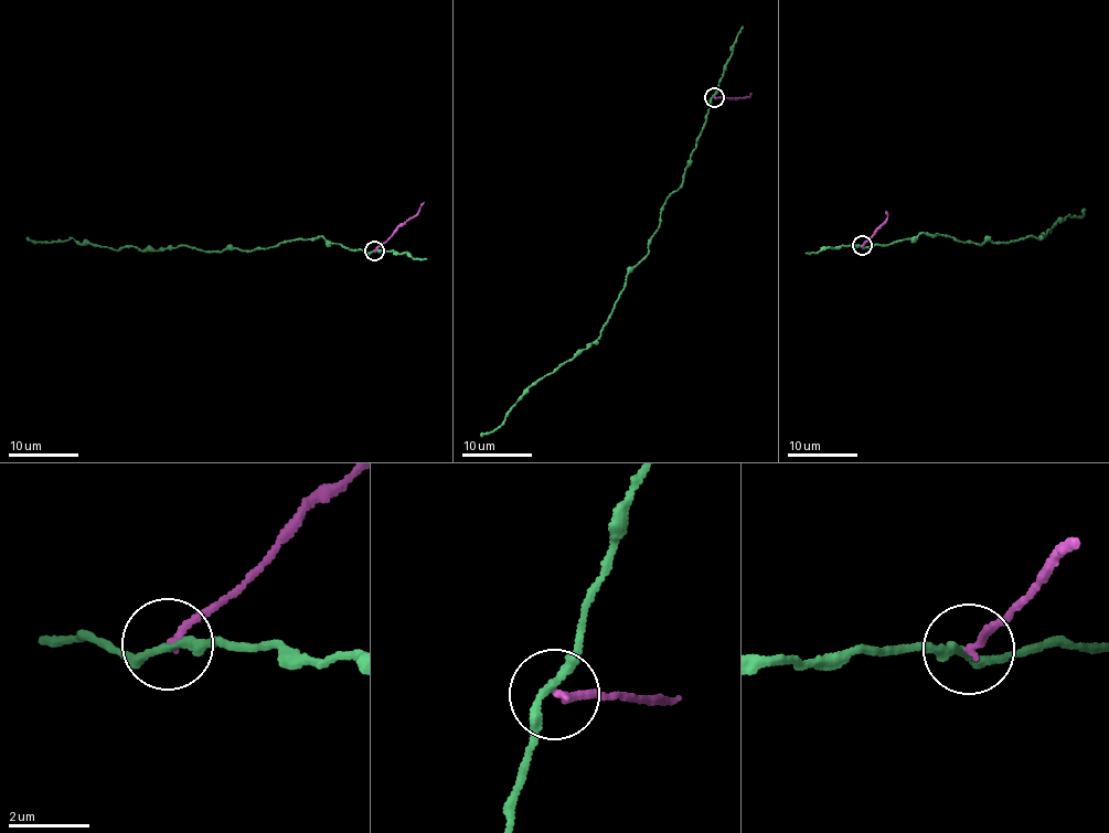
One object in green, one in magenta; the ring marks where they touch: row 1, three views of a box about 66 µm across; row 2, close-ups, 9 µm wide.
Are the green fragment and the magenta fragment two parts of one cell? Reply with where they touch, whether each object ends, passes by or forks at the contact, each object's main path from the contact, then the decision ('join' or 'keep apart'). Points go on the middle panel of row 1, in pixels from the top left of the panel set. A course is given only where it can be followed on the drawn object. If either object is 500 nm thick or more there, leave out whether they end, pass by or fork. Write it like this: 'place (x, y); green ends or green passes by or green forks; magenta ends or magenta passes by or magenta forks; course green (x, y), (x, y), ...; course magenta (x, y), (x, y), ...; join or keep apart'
place (714, 97); green passes by; magenta ends; course green (713, 96), (683, 180), (668, 198), (646, 255), (629, 273), (601, 332), (529, 387), (497, 428), (480, 435); course magenta (713, 97), (752, 93); keep apart

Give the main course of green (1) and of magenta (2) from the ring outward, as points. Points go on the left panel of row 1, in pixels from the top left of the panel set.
1: (374, 252), (321, 236), (221, 252), (179, 246), (110, 249), (72, 237), (33, 242), (27, 236)
2: (373, 251), (413, 217), (424, 202)

